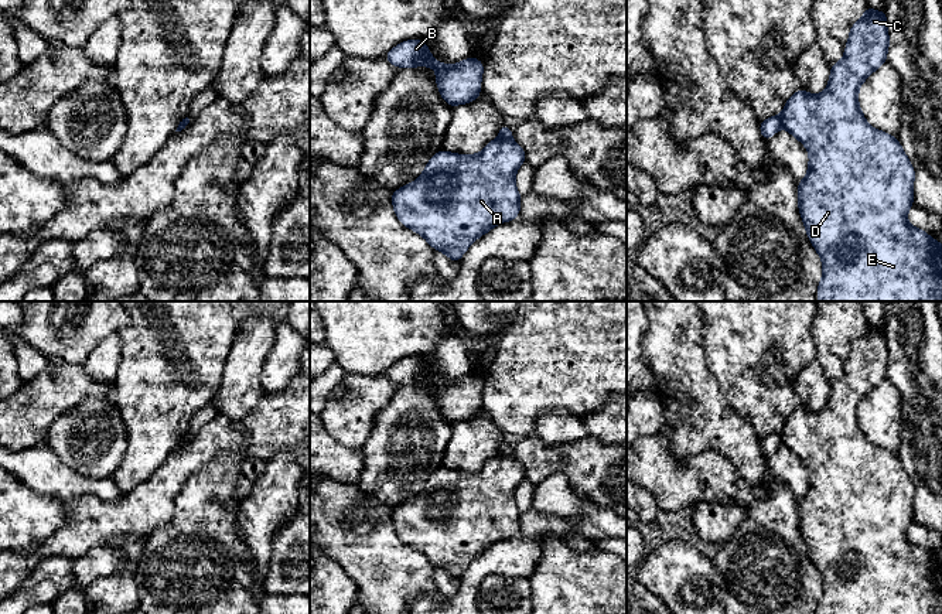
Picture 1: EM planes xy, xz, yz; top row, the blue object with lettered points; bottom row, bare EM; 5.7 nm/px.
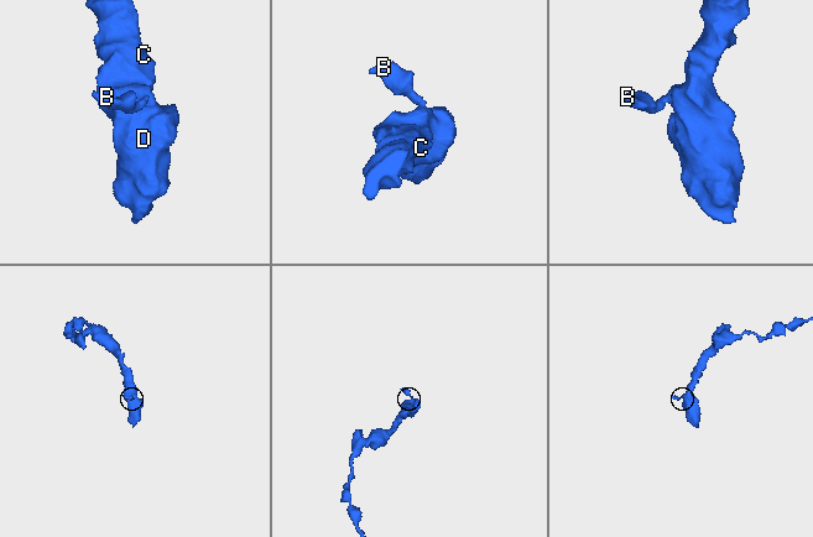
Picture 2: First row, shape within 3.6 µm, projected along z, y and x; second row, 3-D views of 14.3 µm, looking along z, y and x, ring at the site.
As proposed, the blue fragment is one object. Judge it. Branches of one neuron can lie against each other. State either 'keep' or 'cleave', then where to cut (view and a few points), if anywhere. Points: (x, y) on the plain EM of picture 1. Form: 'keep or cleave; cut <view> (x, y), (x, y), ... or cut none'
cleave; cut yz (778, 433), (781, 443)

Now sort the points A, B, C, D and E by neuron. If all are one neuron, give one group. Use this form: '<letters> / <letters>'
A C D E / B

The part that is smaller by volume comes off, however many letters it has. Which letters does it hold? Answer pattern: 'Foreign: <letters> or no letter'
Foreign: B

